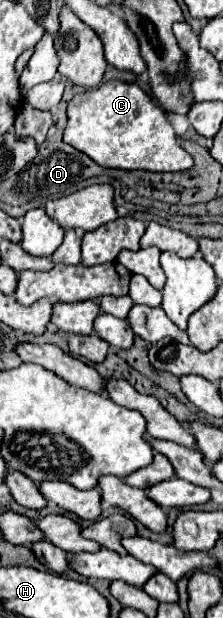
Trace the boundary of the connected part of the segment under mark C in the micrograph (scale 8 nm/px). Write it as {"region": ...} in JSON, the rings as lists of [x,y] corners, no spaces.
{"region":[[[108,81],[96,89],[76,95],[68,103],[68,125],[64,141],[86,153],[102,167],[114,169],[144,169],[144,171],[186,171],[194,159],[178,145],[166,113],[136,85]]]}

